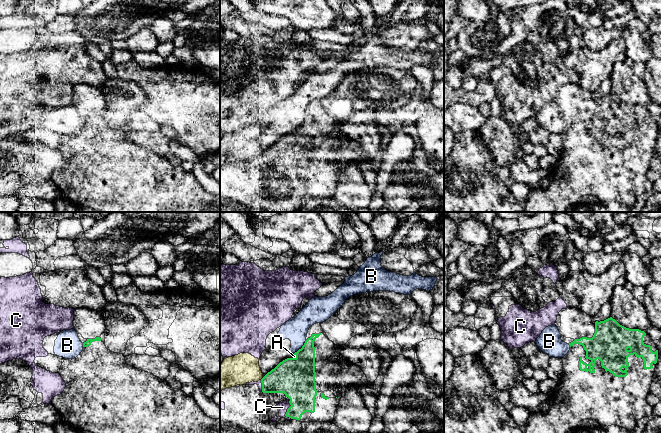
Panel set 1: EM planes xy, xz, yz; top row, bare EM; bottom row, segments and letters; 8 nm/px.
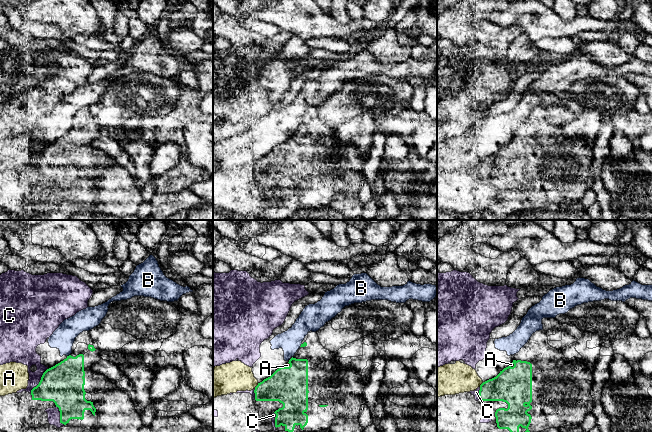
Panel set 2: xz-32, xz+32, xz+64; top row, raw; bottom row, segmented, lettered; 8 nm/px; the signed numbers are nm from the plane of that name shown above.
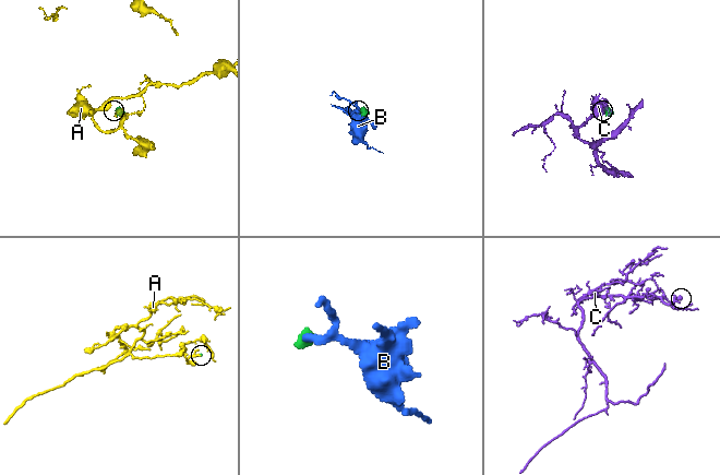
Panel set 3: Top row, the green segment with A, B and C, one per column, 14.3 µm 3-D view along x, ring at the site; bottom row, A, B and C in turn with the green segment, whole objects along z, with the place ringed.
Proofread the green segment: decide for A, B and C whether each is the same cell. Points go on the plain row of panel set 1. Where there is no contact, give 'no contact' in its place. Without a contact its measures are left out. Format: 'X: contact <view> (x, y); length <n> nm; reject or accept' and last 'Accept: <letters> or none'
A: contact xz (262, 154); length 40 nm; reject
B: contact xz (302, 123); length 150 nm; reject
C: contact xz (286, 188); length 150 nm; reject
Accept: none

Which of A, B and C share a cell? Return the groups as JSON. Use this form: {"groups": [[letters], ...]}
{"groups": [["A", "B"], ["C"]]}

